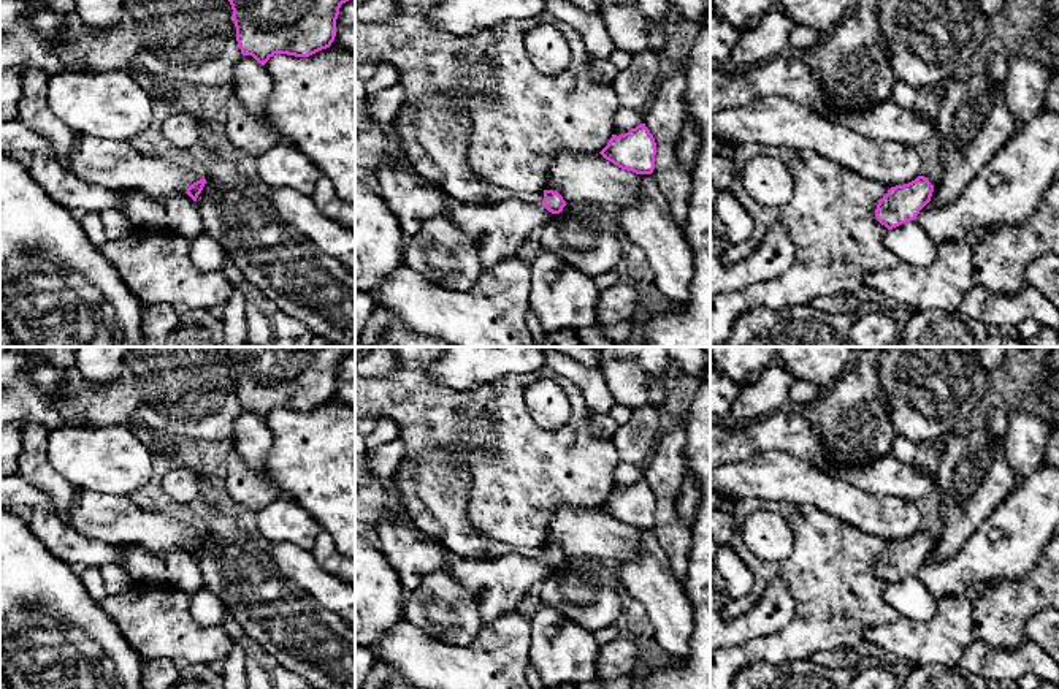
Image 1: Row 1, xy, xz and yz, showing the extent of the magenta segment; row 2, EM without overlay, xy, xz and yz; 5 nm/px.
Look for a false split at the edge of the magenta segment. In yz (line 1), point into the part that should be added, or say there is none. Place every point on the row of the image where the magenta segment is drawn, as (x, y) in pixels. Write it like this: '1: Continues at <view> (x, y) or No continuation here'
1: Continues at yz (931, 171)

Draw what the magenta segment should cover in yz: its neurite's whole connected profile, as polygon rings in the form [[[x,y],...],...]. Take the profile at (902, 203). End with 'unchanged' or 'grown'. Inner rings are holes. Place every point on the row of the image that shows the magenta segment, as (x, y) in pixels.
[[[932,163],[926,165],[923,174],[915,181],[891,187],[877,204],[877,220],[888,230],[915,220],[919,211],[931,201],[934,187],[939,181],[940,166]]]; grown

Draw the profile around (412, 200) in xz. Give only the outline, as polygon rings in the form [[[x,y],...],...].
[[[384,165],[374,176],[380,185],[380,196],[396,217],[404,239],[415,236],[423,223],[444,215],[449,195],[439,182],[419,176],[406,165]]]

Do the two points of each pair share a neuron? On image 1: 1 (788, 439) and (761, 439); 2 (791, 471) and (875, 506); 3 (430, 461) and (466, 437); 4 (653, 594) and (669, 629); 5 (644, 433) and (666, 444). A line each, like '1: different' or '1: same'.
1: same
2: same
3: different
4: same
5: different

